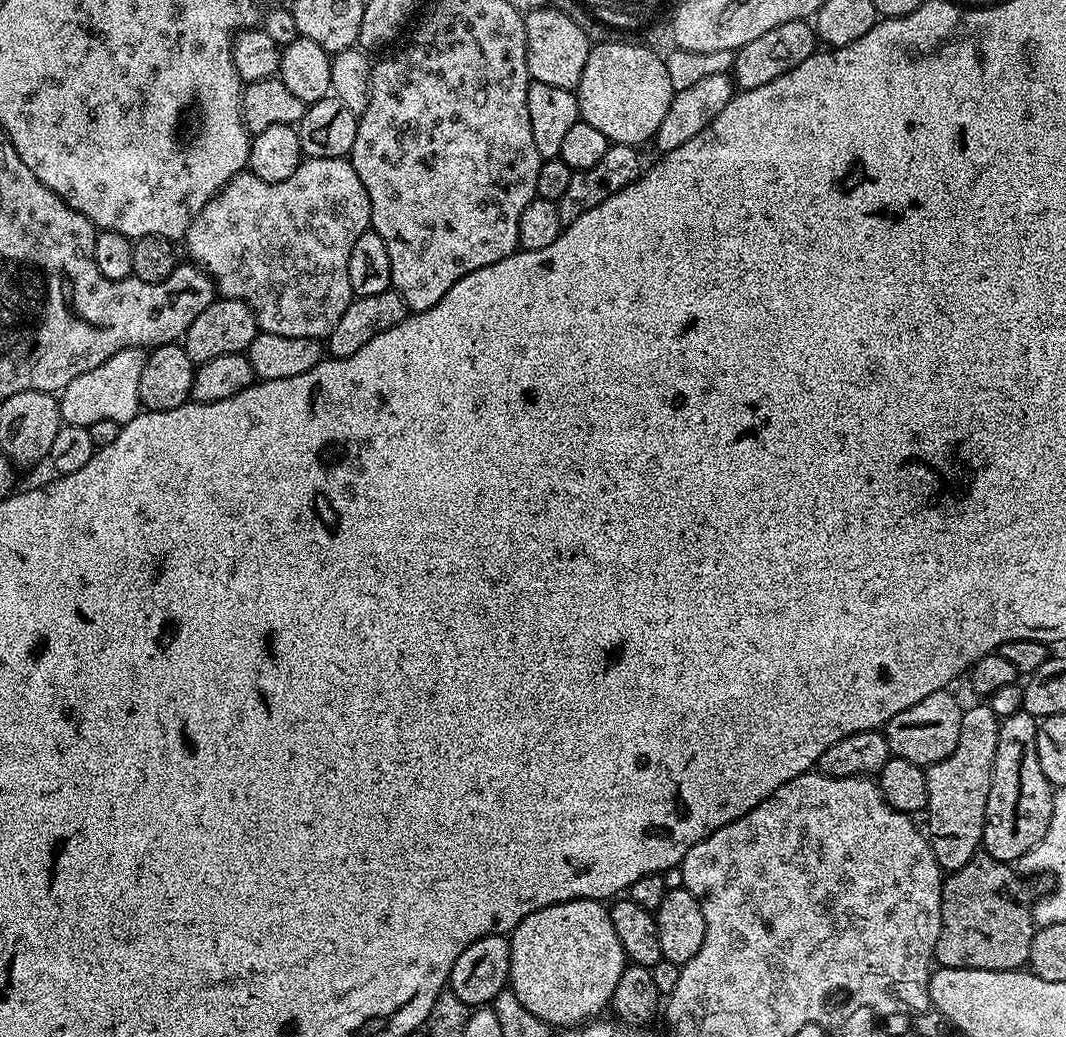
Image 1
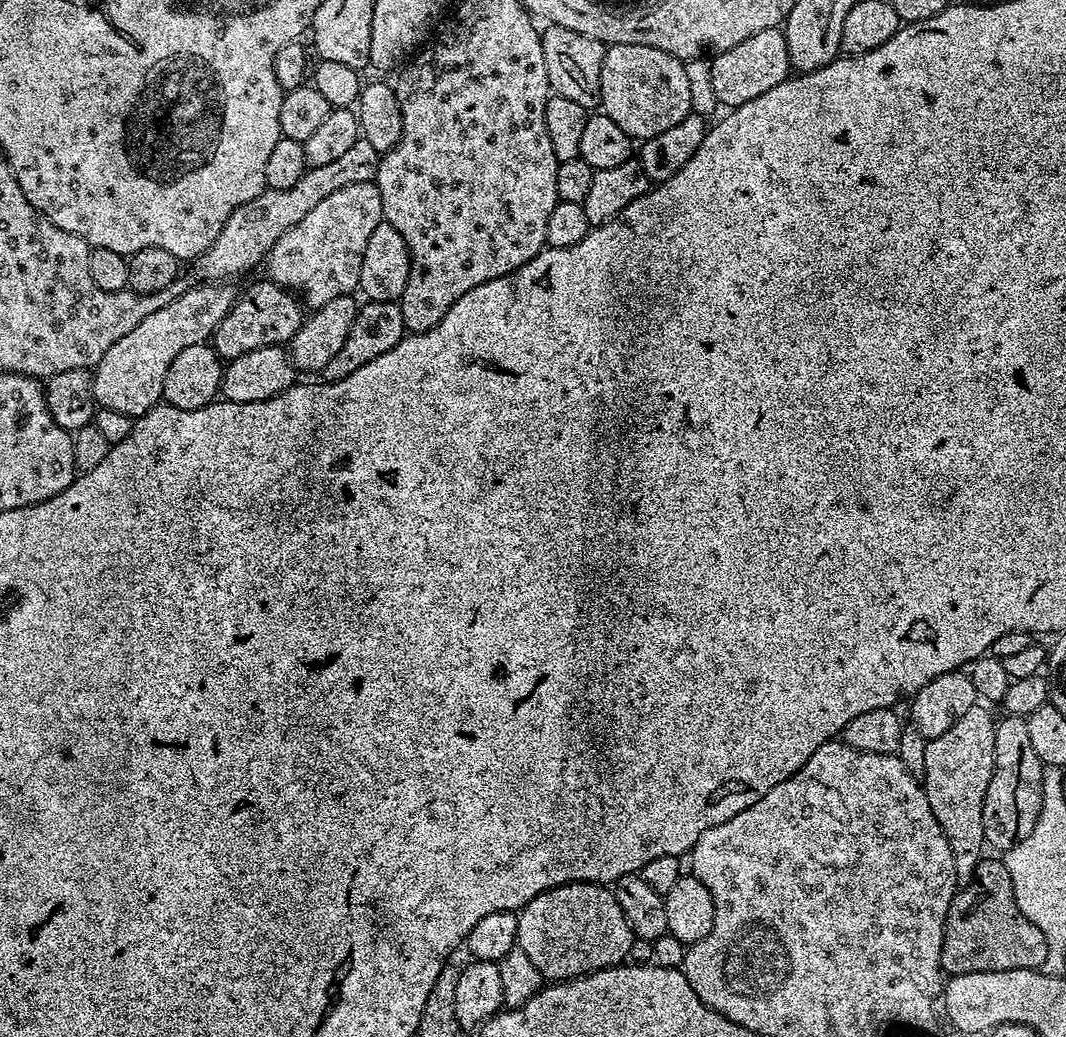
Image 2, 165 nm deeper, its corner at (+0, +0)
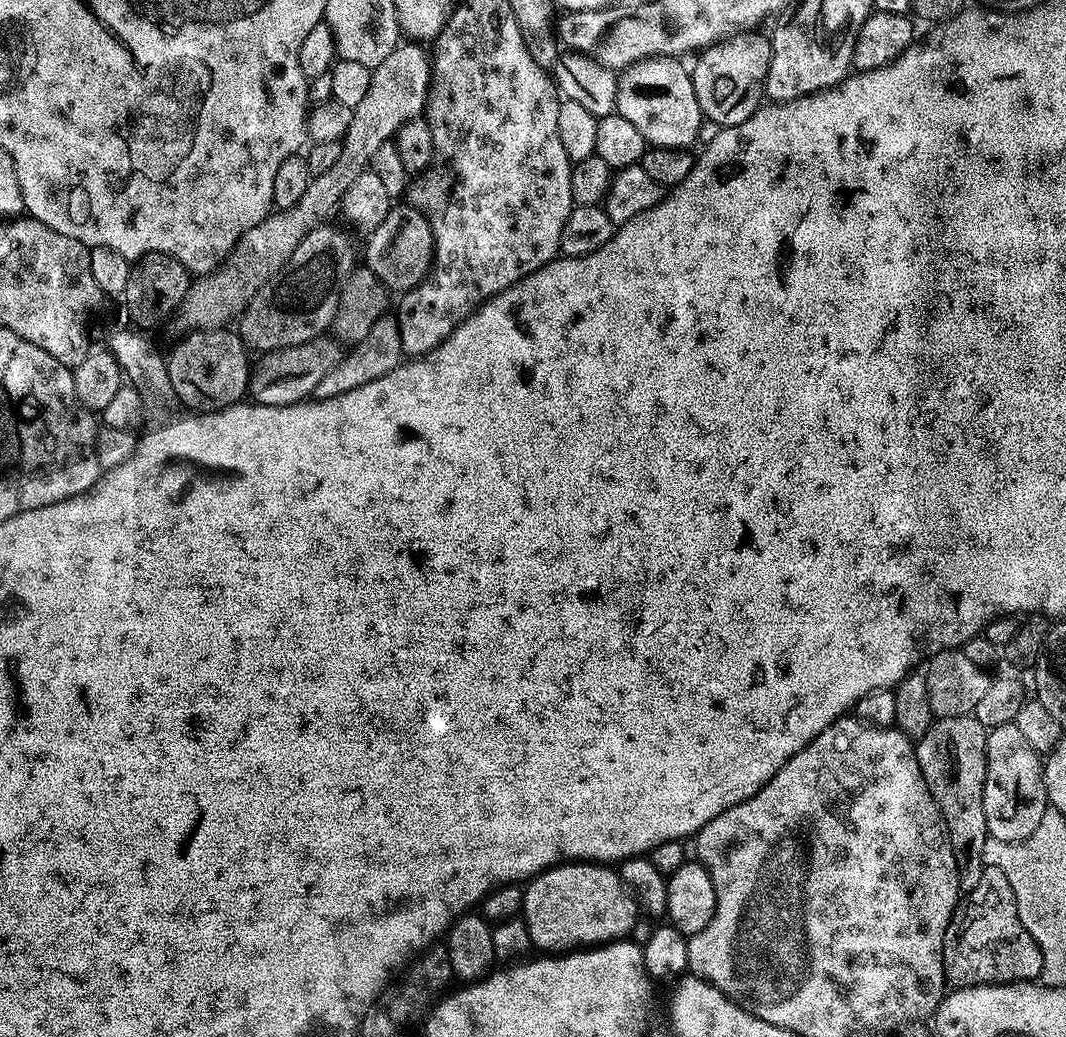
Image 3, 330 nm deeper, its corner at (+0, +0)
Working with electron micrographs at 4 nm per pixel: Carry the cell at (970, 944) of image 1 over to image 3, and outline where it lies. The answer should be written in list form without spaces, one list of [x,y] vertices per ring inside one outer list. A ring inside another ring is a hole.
[[[984,867],[982,878],[978,878],[978,886],[974,890],[963,893],[954,914],[950,918],[950,926],[946,926],[944,939],[944,979],[953,989],[973,988],[983,984],[1022,984],[1036,982],[1044,971],[1040,947],[1034,942],[1030,930],[1022,926],[1022,918],[1018,918],[1018,906],[1014,902],[1014,890],[1010,890],[1010,882],[1006,882],[1006,874],[997,868]]]

